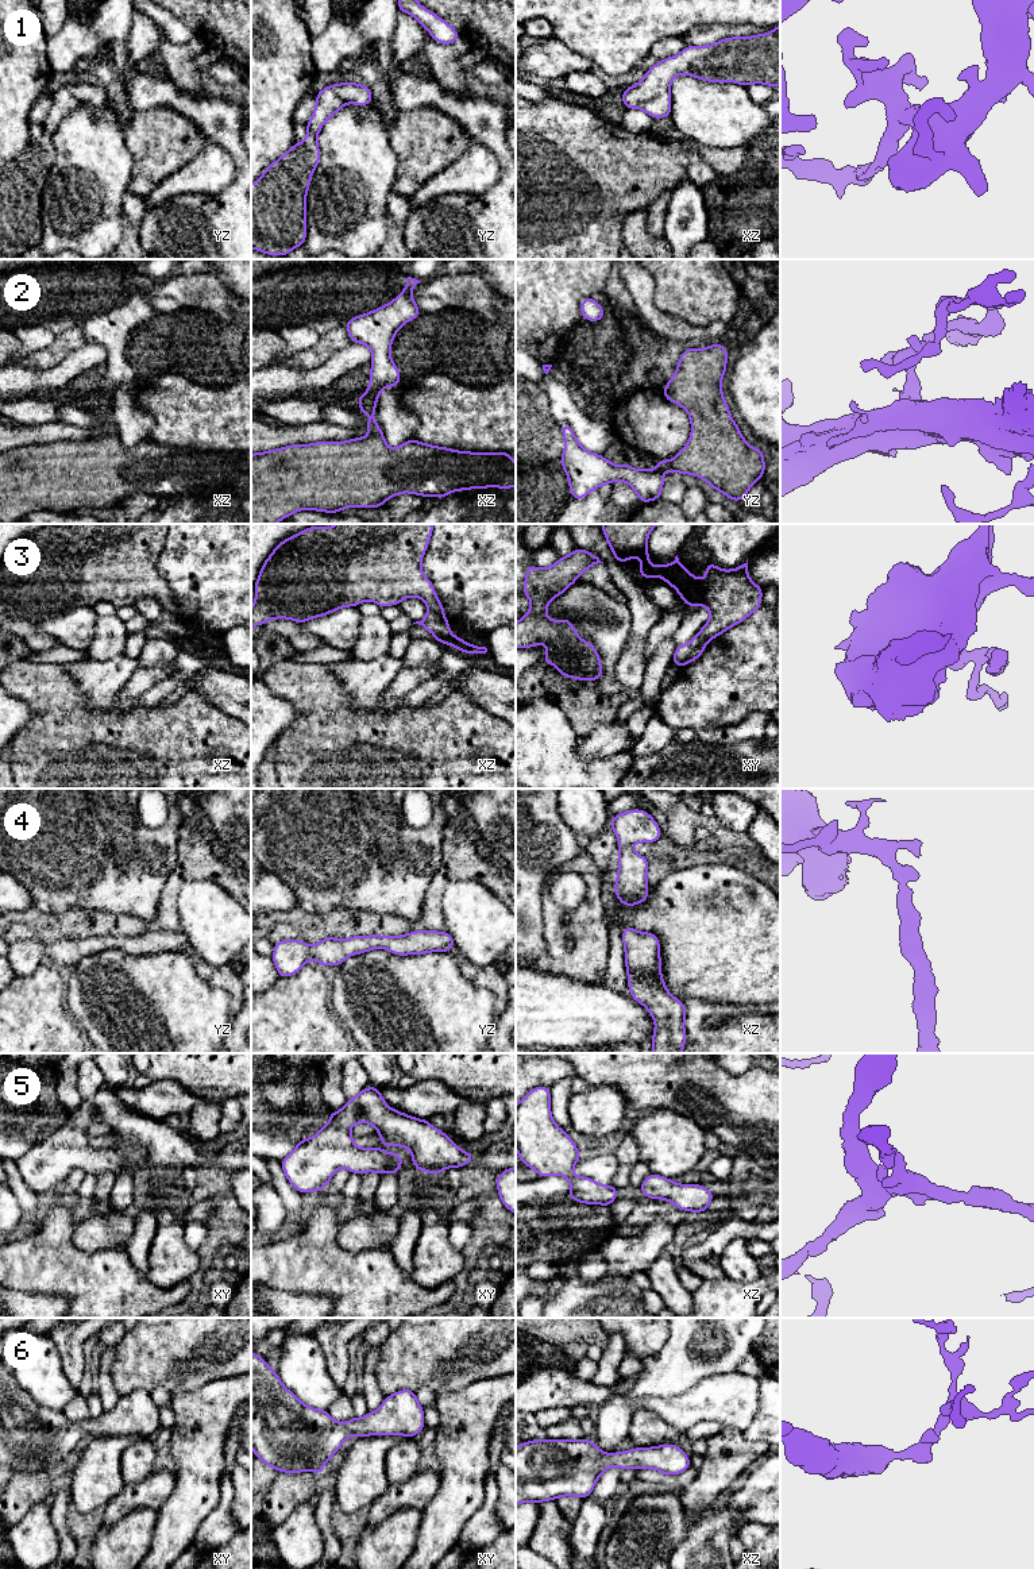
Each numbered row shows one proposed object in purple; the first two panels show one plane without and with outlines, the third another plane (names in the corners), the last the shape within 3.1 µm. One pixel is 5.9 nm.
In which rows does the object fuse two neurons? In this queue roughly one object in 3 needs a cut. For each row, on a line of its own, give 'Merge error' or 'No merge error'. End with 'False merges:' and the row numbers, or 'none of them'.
1: No merge error
2: Merge error
3: Merge error
4: No merge error
5: No merge error
6: No merge error
False merges: 2, 3

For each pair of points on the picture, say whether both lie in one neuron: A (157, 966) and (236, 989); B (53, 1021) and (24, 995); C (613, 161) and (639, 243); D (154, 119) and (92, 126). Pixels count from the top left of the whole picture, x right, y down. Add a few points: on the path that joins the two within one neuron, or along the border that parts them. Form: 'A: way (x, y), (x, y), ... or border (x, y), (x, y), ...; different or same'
A: border (207, 982), (222, 987), (228, 995), (230, 1005); different
B: way (46, 1017), (31, 1002); same
C: border (645, 207), (632, 211), (625, 218), (622, 245); different
D: border (122, 126), (124, 143), (132, 155); different

